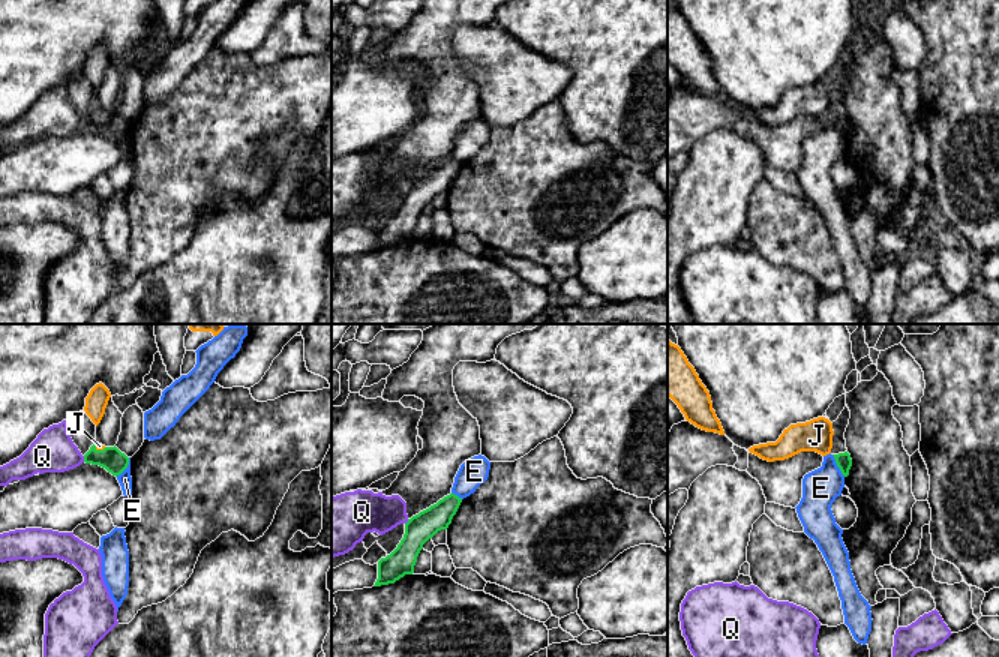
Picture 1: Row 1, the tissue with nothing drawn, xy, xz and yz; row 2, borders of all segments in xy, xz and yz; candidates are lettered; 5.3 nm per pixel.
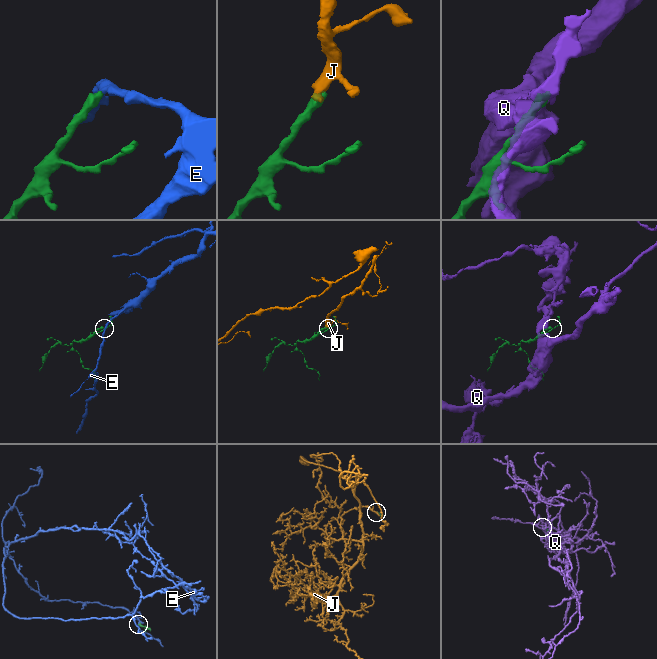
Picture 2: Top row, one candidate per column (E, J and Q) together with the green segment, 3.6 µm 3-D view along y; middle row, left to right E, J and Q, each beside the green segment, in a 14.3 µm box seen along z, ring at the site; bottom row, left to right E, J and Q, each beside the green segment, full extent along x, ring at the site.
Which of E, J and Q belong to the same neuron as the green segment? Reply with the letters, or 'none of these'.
J

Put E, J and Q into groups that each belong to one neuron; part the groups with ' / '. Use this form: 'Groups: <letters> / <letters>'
Groups: E / J / Q

